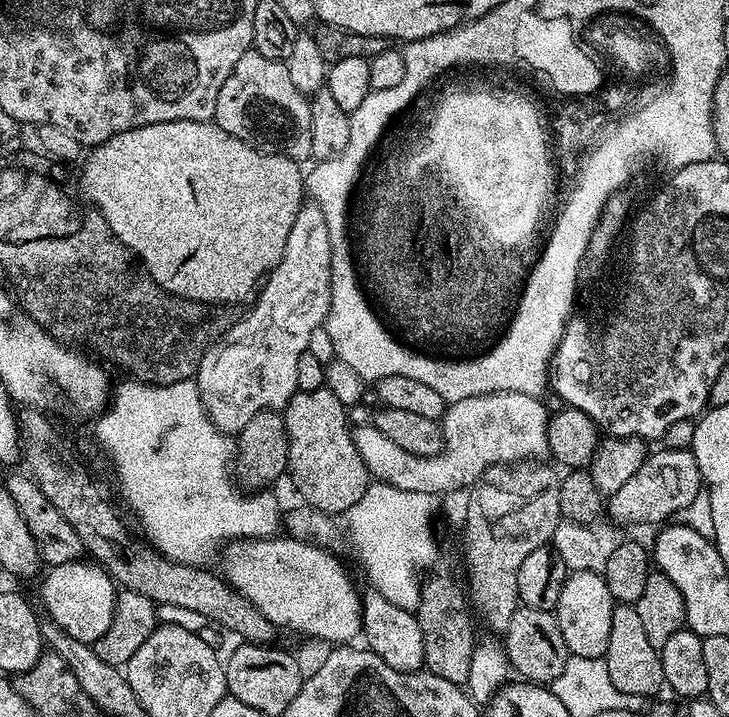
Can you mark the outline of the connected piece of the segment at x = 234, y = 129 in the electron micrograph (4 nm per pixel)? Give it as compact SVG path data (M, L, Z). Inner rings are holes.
M255 50L242 54L234 70L230 70L230 78L226 78L226 82L222 82L222 90L218 90L214 122L226 130L226 134L234 134L234 138L245 140L261 152L271 152L274 156L285 156L297 162L304 162L304 159L307 161L311 157L310 100L294 87L290 70L283 60L265 58Z

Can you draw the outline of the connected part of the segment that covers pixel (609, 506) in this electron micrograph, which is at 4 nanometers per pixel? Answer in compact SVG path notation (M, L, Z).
M687 447L668 448L665 452L653 451L641 469L632 478L627 479L617 493L607 497L606 512L620 524L660 526L677 517L683 508L690 506L690 502L693 502L700 491L700 471L692 451Z

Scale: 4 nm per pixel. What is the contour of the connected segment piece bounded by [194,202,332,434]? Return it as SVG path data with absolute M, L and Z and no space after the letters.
M312 202L301 204L298 218L294 218L294 226L290 230L290 238L286 238L286 250L259 289L260 301L249 310L248 316L241 315L237 319L226 334L225 342L200 363L194 379L200 391L202 406L210 422L214 422L220 432L239 434L246 422L254 418L254 414L284 409L288 399L297 392L298 358L302 358L302 354L308 351L310 334L321 328L328 318L328 303L332 297L328 289L328 267L332 265L329 242L330 234L319 208Z

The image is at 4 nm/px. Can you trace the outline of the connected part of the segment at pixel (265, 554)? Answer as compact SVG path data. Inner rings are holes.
M277 534L268 539L239 539L223 551L224 572L222 576L232 588L248 599L262 615L277 629L289 628L292 632L301 632L304 636L313 636L316 640L329 640L329 645L344 646L361 635L360 610L362 596L352 585L346 569L340 565L336 556L331 556L316 542L293 540L287 534Z

